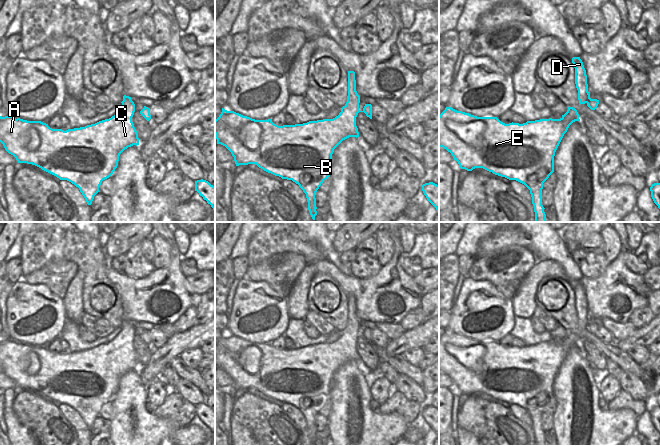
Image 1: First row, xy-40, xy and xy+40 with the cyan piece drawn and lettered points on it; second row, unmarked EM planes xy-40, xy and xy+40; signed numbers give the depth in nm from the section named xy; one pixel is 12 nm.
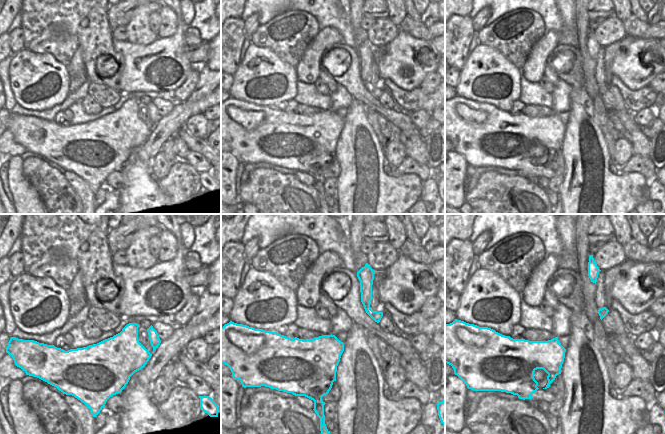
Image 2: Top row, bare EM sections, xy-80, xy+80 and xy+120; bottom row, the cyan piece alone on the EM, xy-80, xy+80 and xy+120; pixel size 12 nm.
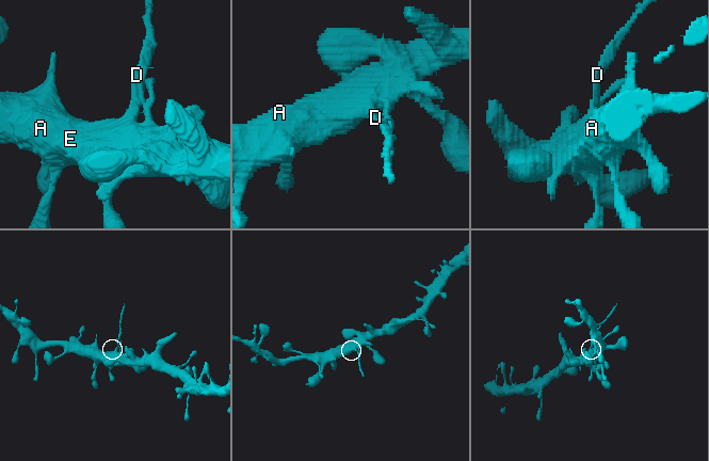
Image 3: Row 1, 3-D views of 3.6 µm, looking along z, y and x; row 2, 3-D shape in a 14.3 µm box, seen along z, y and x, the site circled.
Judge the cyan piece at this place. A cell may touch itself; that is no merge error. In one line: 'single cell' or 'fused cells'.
fused cells

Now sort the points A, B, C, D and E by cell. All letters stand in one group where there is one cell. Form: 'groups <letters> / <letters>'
groups A B C E / D

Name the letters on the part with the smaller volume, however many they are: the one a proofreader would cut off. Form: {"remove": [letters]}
{"remove": ["D"]}

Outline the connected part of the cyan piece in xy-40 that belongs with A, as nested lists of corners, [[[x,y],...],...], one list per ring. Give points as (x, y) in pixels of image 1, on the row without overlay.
[[[122,325],[122,330],[114,340],[85,351],[68,353],[52,353],[41,345],[27,345],[14,340],[0,340],[0,366],[5,374],[13,379],[18,387],[35,389],[42,394],[56,400],[60,404],[67,404],[79,412],[88,429],[92,428],[94,420],[99,416],[103,404],[109,402],[118,390],[120,378],[133,369],[139,369],[138,357],[132,346],[135,328]]]

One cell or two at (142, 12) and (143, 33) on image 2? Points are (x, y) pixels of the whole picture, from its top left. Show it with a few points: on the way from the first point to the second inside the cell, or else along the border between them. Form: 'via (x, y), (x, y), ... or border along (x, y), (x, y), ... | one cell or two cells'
via (142, 17), (142, 28) | one cell

